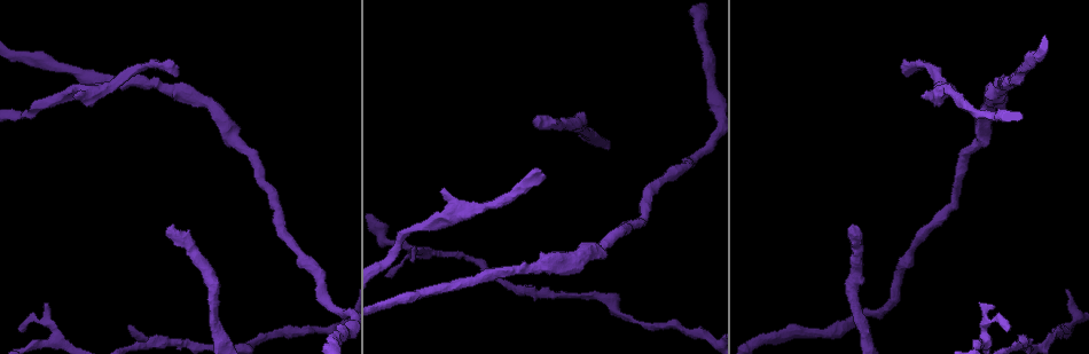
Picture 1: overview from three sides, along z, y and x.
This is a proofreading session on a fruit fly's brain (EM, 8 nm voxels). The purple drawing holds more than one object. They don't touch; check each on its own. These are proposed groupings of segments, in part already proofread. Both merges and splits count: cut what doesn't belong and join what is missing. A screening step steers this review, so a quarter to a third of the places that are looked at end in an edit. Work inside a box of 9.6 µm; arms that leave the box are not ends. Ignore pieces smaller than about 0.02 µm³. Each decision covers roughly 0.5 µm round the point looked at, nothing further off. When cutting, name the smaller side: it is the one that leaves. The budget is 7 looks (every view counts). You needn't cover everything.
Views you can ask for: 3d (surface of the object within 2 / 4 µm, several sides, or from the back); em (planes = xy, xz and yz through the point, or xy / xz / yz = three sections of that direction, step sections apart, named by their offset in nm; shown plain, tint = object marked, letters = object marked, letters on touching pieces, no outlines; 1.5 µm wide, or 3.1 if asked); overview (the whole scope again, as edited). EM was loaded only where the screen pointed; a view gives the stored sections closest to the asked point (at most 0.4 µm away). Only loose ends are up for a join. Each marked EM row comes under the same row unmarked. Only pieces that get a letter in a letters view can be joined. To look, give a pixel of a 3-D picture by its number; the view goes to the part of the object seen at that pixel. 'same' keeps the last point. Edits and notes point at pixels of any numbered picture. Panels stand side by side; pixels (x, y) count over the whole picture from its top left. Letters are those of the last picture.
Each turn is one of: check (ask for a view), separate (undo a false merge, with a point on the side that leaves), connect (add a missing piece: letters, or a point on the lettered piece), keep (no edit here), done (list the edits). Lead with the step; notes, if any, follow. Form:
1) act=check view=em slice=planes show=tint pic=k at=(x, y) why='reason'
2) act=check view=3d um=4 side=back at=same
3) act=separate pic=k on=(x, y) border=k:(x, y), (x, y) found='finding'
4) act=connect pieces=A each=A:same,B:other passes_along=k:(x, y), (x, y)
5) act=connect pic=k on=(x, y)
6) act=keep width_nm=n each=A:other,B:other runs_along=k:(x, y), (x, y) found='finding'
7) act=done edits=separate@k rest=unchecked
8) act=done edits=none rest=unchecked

act=check view=em slice=planes show=letters pic=1 at=(166, 230) why='branch stops here'

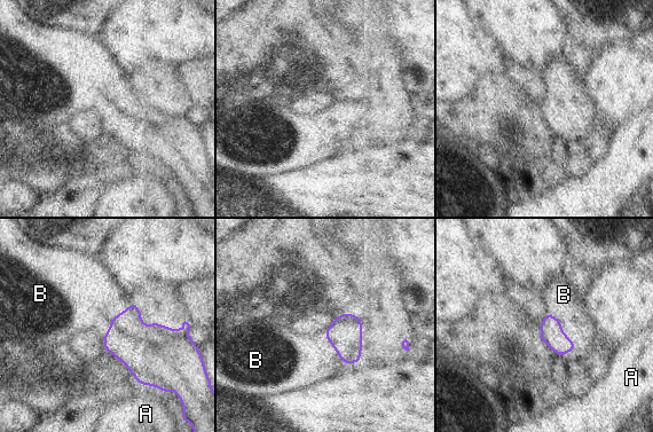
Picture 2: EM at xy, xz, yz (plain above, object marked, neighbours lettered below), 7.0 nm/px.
act=connect pieces=B longest_contact=B:160nm each=A:other,B:same passes_along=2:(345, 334), (338, 354), (304, 360) found='it goes on there'

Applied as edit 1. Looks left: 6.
act=check view=overview why='see it whole again'

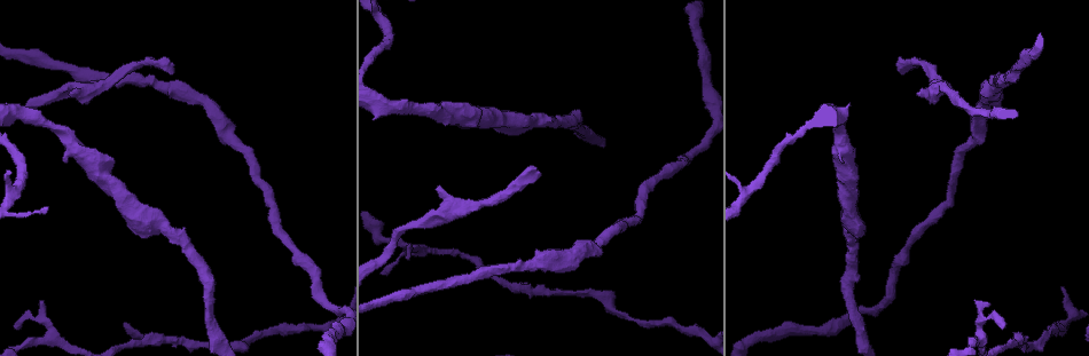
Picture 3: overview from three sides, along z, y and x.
act=check view=em slice=planes show=letters pic=3 at=(537, 172) why='free end'

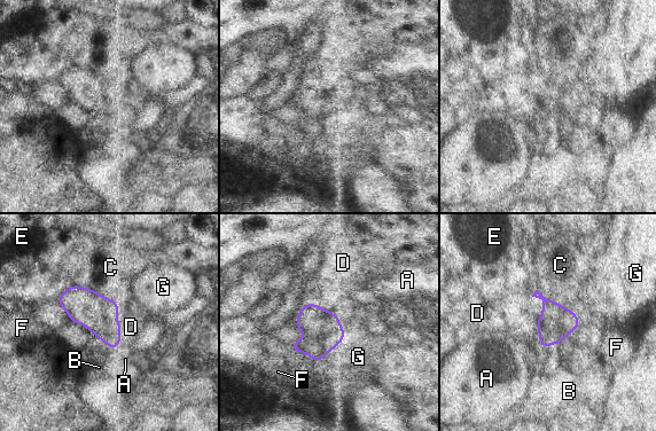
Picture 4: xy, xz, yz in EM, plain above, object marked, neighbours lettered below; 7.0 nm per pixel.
act=connect pieces=D width_nm=240 each=A:other,B:other,C:other,D:same,E:other,F:other,G:other passes_along=4:(556, 322), (539, 318), (507, 313) found='the neuron continues'

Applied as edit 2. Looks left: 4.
act=check view=3d um=4 pic=3 at=(383, 274) why='an open end'

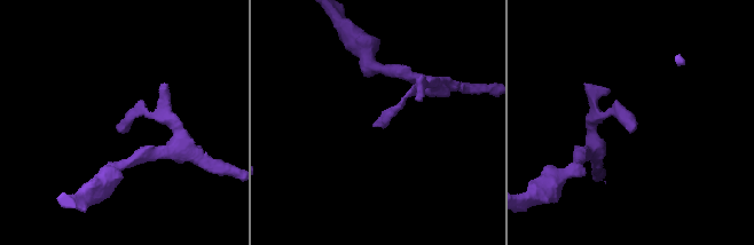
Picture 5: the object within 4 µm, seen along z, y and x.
act=check view=em slice=xy step=8 show=tint pic=5 at=(633, 130)

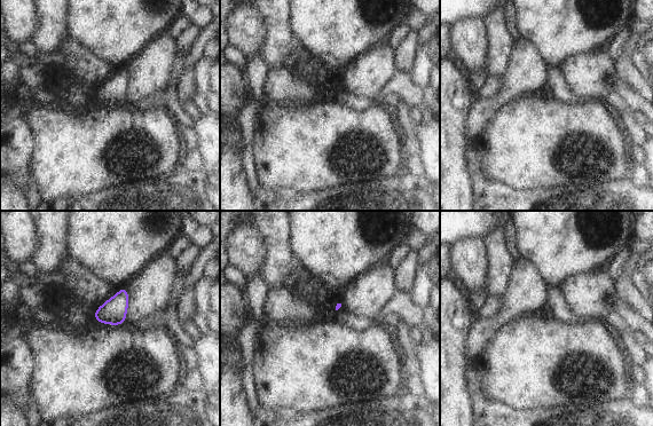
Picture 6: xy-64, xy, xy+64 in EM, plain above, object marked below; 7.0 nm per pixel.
act=check view=em slice=planes show=letters at=same why='cut it another way'

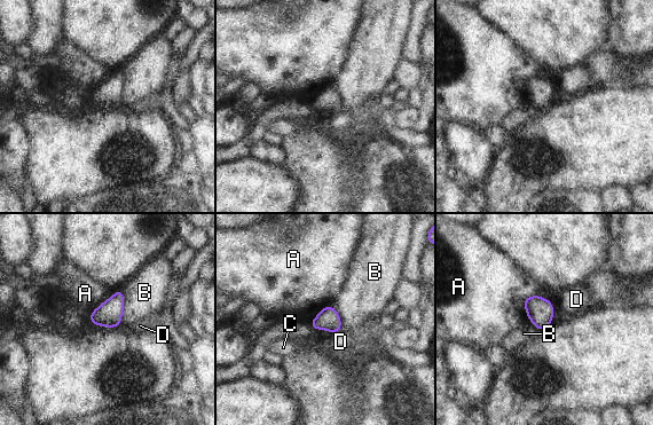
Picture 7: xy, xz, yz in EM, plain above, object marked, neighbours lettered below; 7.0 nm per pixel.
act=keep width_nm=160 each=A:other,B:other,C:other,D:other border=7:(122, 289), (123, 313), (118, 325) found='no lettered piece goes on from it'

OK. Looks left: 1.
act=done edits=connect@2,connect@4 rest=unchecked

